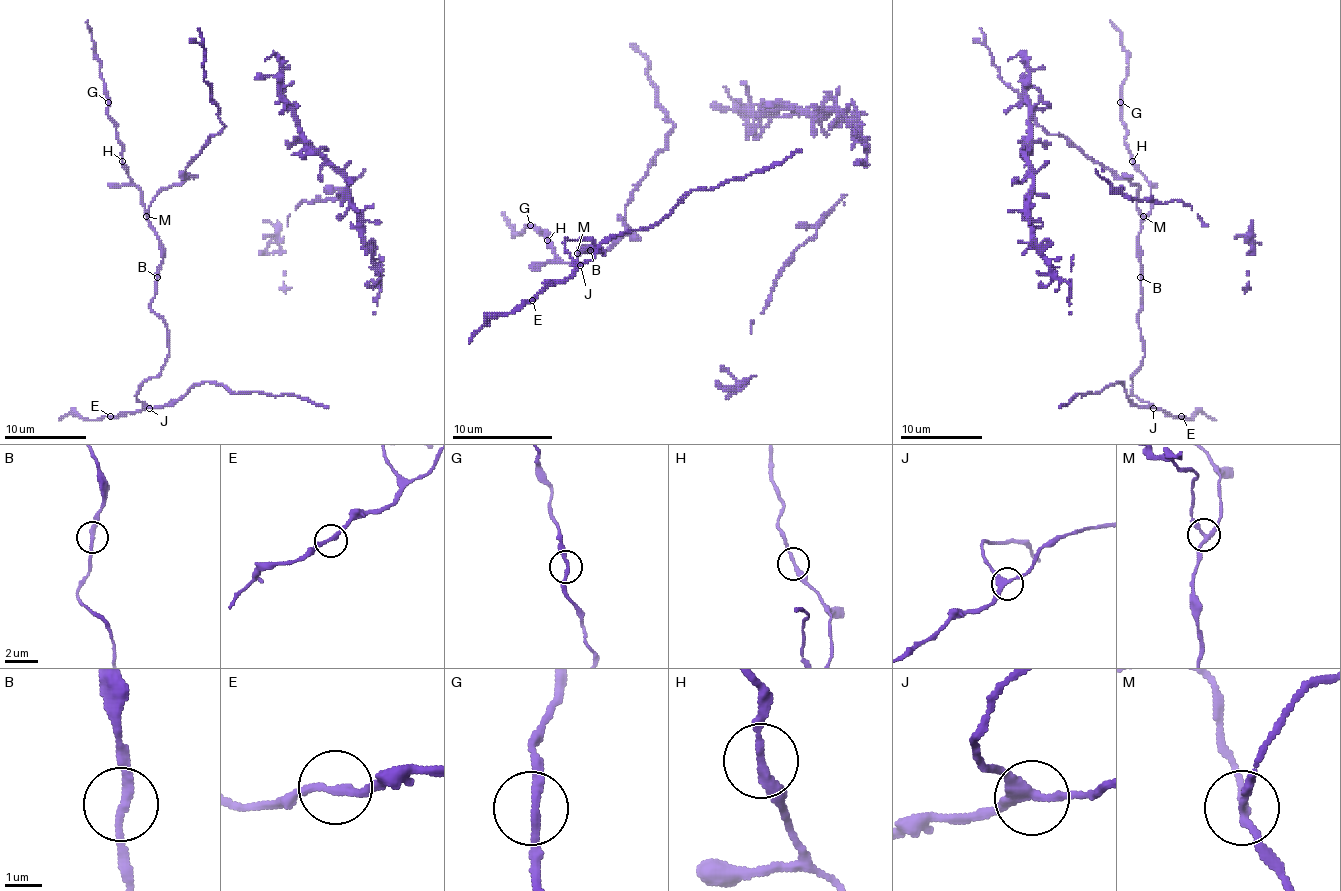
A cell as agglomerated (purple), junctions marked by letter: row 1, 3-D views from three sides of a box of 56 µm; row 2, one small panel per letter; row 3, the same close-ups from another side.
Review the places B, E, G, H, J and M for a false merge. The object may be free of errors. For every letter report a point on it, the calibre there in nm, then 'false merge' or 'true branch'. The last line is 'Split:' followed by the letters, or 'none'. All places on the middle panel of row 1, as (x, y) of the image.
B: (590, 250) | 240 nm | true branch
E: (532, 300) | 200 nm | true branch
G: (530, 225) | 220 nm | true branch
H: (547, 240) | 240 nm | true branch
J: (580, 265) | 240 nm | true branch
M: (577, 253) | 200 nm | false merge
Split: M

